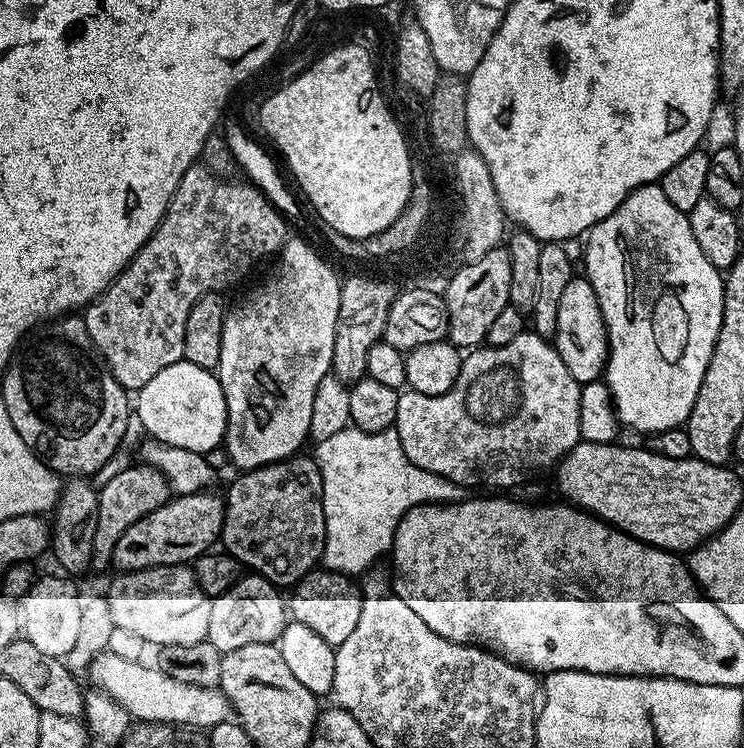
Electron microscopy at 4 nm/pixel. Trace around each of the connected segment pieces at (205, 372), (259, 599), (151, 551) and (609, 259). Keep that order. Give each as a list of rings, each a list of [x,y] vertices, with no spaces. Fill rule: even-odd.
[[[179,360],[160,370],[137,391],[134,414],[153,441],[200,455],[221,447],[228,430],[228,407],[219,377],[209,368]]]
[[[244,574],[220,596],[212,597],[208,640],[221,652],[238,650],[238,646],[276,644],[290,616],[281,589],[259,574]]]
[[[212,490],[195,492],[189,496],[173,495],[167,504],[163,504],[150,514],[146,514],[146,518],[142,518],[138,522],[134,522],[134,526],[130,526],[122,534],[122,538],[118,538],[118,542],[112,551],[111,567],[119,570],[121,573],[137,572],[143,568],[161,568],[163,564],[183,564],[195,561],[196,557],[203,556],[205,552],[213,547],[212,544],[217,543],[218,537],[221,535],[224,527],[224,500],[216,497]]]
[[[659,183],[635,188],[614,214],[588,229],[582,267],[598,298],[608,333],[608,358],[602,380],[612,395],[617,420],[625,429],[633,428],[643,434],[687,425],[722,326],[724,276],[694,242],[686,213],[662,194]]]

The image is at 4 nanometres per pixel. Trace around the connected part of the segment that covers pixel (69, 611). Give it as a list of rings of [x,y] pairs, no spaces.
[[[63,575],[44,576],[35,579],[32,588],[20,604],[21,629],[23,637],[32,642],[42,654],[56,659],[76,646],[81,624],[83,599],[78,596],[77,588]]]

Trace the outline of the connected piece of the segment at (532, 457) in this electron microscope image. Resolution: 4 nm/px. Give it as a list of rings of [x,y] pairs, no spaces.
[[[525,330],[522,334],[518,334],[518,338],[514,338],[514,342],[506,342],[506,346],[498,346],[497,348],[481,346],[469,351],[460,361],[458,382],[454,382],[454,386],[446,394],[431,396],[430,394],[418,394],[411,390],[401,391],[394,427],[402,442],[402,450],[406,450],[406,458],[410,458],[410,462],[414,466],[418,466],[422,470],[430,470],[430,474],[438,474],[442,478],[460,485],[465,490],[476,487],[480,487],[476,488],[480,490],[508,490],[504,488],[512,487],[515,489],[525,482],[531,481],[528,479],[535,472],[544,472],[547,468],[555,469],[564,459],[565,454],[573,446],[581,443],[580,427],[578,426],[581,387],[582,385],[574,378],[574,374],[570,374],[570,370],[566,370],[566,362],[562,362],[562,358],[557,354],[555,347],[537,332]]]

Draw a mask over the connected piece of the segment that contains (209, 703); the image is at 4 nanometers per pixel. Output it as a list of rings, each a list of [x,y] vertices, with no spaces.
[[[114,650],[101,652],[87,668],[86,676],[92,679],[93,689],[114,698],[114,702],[122,705],[128,711],[129,717],[136,722],[211,730],[233,715],[232,705],[219,687],[203,688],[190,682],[178,682],[178,678],[166,674],[159,666],[147,668],[128,656],[119,656]]]

